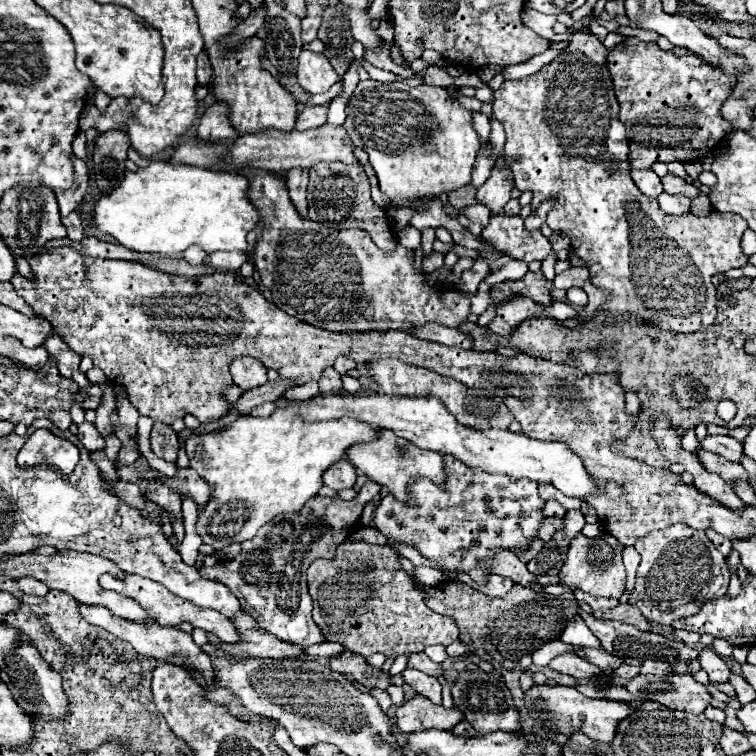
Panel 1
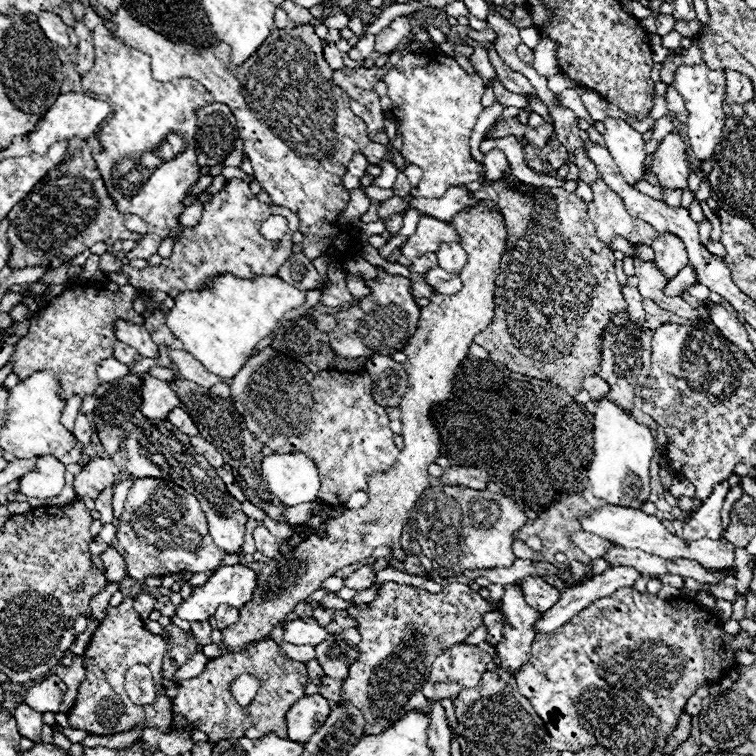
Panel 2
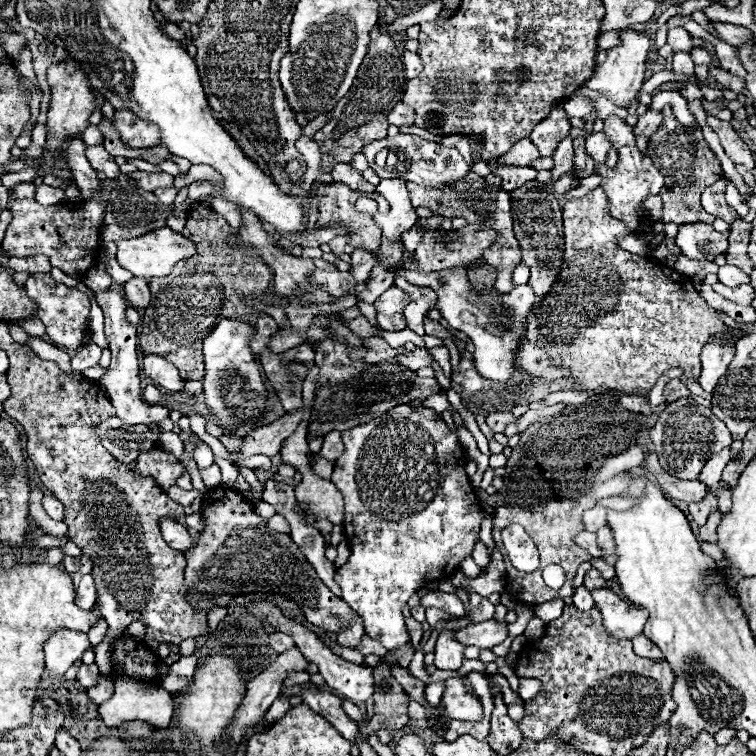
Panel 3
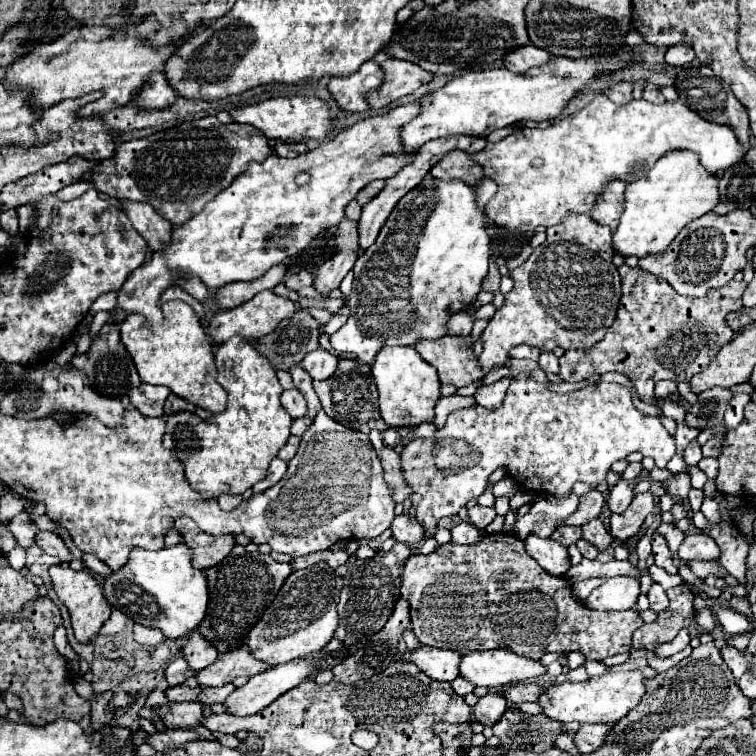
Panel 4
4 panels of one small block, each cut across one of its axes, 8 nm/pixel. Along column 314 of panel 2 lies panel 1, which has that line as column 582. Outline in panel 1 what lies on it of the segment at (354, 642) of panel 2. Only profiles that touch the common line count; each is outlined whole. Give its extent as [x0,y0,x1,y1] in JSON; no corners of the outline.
[582,648,624,672]

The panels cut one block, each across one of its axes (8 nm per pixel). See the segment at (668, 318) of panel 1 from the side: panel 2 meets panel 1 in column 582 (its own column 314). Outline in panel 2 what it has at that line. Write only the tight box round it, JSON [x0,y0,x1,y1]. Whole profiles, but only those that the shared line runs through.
[96,8,386,308]

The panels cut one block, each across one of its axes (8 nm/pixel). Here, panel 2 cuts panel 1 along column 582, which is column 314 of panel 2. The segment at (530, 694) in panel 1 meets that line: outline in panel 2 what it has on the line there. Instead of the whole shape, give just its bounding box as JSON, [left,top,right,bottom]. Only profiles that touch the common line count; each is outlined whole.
[286,696,330,744]

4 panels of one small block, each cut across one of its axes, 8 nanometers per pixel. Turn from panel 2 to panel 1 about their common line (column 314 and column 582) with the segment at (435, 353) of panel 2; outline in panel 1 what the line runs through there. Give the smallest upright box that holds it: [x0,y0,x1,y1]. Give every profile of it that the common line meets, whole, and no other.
[558,534,626,598]

